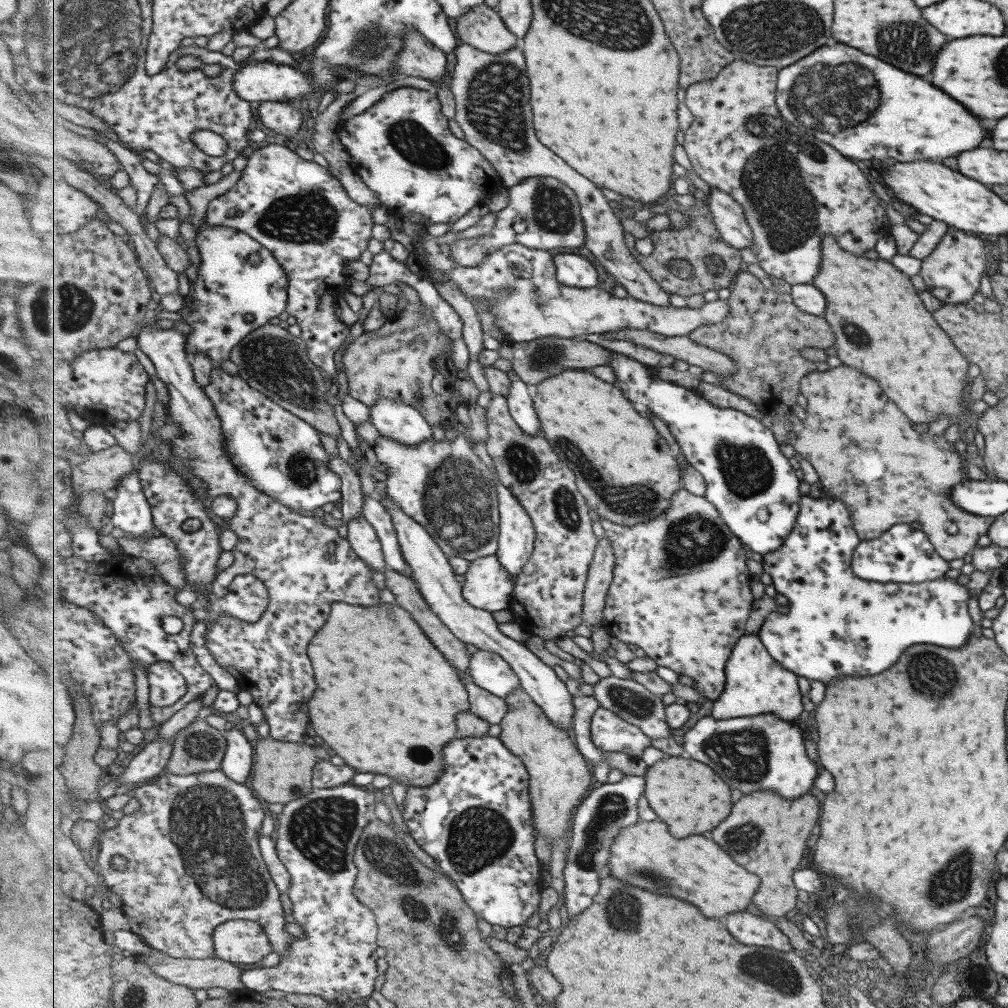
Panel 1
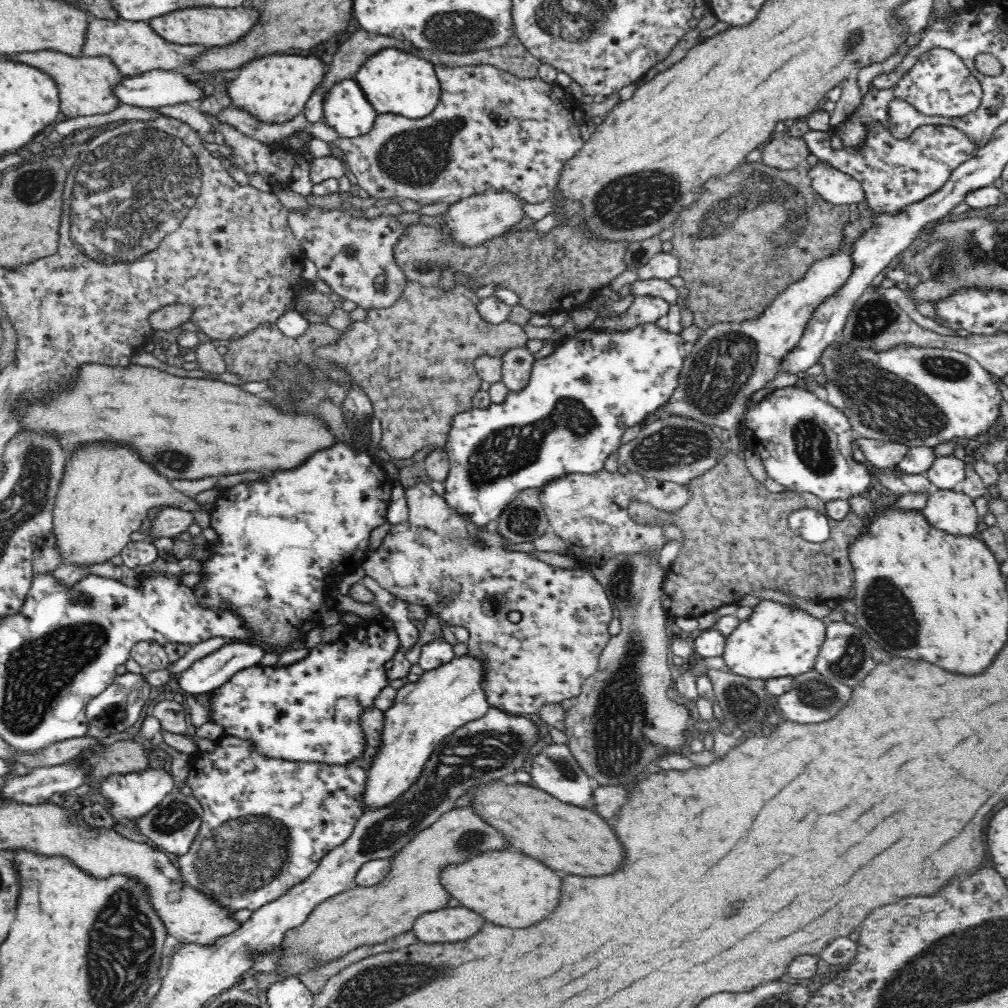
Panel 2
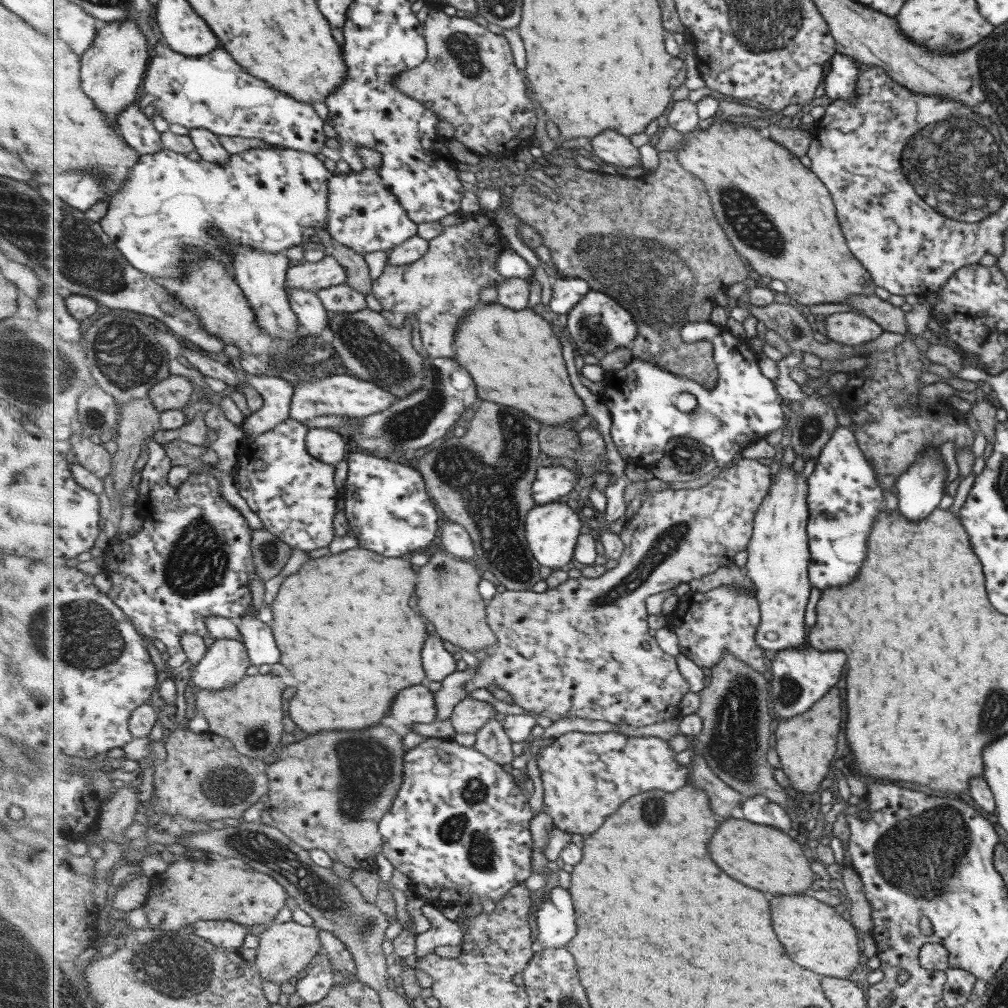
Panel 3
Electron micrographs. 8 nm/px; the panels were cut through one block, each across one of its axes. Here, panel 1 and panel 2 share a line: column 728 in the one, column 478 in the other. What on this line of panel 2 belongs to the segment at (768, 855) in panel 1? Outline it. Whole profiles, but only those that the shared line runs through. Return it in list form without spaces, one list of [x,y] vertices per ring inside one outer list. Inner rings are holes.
[[[470,808],[448,810],[434,824],[427,826],[424,830],[419,830],[414,838],[411,838],[410,842],[407,842],[406,846],[403,846],[402,850],[395,854],[390,872],[380,882],[372,886],[362,886],[355,883],[351,889],[335,894],[317,904],[301,925],[286,930],[281,942],[282,950],[279,952],[274,970],[254,972],[252,978],[256,980],[255,991],[265,993],[271,984],[280,981],[283,977],[298,976],[317,970],[324,964],[340,960],[344,954],[356,950],[362,944],[382,944],[390,938],[396,938],[396,936],[408,932],[418,914],[446,906],[448,894],[444,892],[444,888],[438,882],[438,870],[442,864],[460,862],[462,858],[470,858],[470,854],[476,854],[478,850],[502,850],[502,848],[504,848],[504,838],[500,838],[500,834],[494,832],[494,828],[486,826]]]

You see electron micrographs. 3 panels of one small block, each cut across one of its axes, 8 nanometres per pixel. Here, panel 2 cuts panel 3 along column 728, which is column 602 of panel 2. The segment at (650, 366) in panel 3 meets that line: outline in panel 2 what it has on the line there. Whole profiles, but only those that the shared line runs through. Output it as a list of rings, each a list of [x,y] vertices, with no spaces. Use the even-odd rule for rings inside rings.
[[[656,323],[637,324],[630,326],[629,329],[614,329],[613,331],[601,330],[591,326],[578,330],[570,338],[564,338],[549,356],[535,359],[526,384],[517,391],[510,389],[504,402],[501,404],[490,403],[486,409],[472,407],[456,413],[452,418],[451,429],[444,445],[444,450],[449,459],[449,474],[445,481],[445,494],[443,495],[445,501],[450,503],[450,506],[453,506],[458,513],[469,514],[473,518],[473,522],[479,526],[495,527],[497,516],[506,508],[506,505],[522,493],[522,490],[540,490],[551,481],[568,474],[590,475],[603,470],[604,462],[608,456],[612,456],[622,445],[622,436],[626,434],[626,430],[643,421],[647,414],[652,414],[662,406],[663,402],[666,402],[667,398],[670,398],[672,391],[677,387],[678,373],[686,356],[687,347],[679,334],[668,332]]]

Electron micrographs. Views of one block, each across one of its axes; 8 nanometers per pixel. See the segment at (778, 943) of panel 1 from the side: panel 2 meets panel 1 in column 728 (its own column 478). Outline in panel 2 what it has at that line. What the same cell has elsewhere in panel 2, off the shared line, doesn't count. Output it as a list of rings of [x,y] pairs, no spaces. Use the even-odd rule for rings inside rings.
[[[440,908],[432,912],[424,912],[416,918],[412,932],[420,942],[454,942],[470,936],[478,930],[480,918],[462,908]]]

